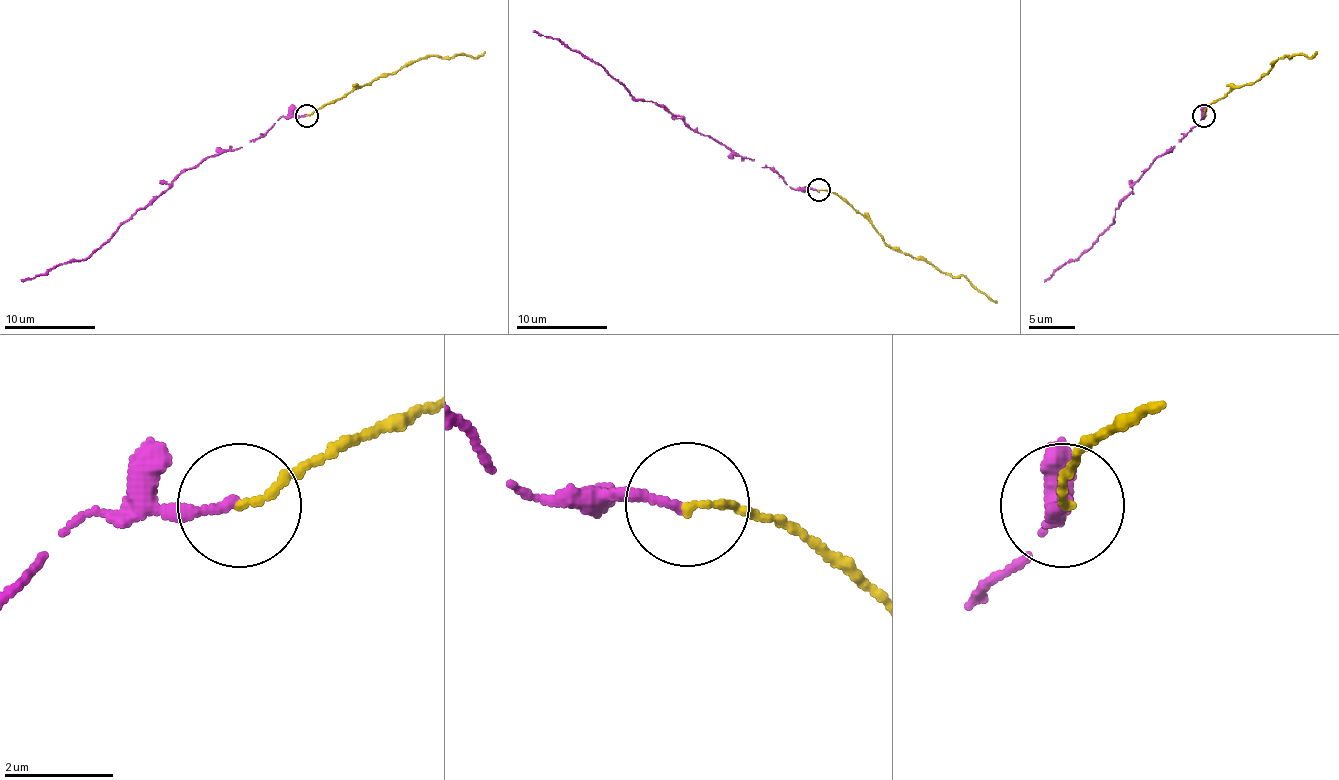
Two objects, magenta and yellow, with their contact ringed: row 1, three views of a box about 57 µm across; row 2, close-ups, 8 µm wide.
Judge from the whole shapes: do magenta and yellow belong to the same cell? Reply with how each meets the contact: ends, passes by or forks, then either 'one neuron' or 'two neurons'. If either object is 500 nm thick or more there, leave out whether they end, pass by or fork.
magenta ends there; yellow ends there; one neuron

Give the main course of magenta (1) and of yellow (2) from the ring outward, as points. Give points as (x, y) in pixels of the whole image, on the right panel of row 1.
1: (1203, 116), (1174, 148), (1158, 157), (1117, 207), (1114, 221), (1078, 259), (1069, 259), (1044, 280)
2: (1203, 116), (1212, 102), (1258, 79), (1279, 59), (1313, 57), (1317, 52)

